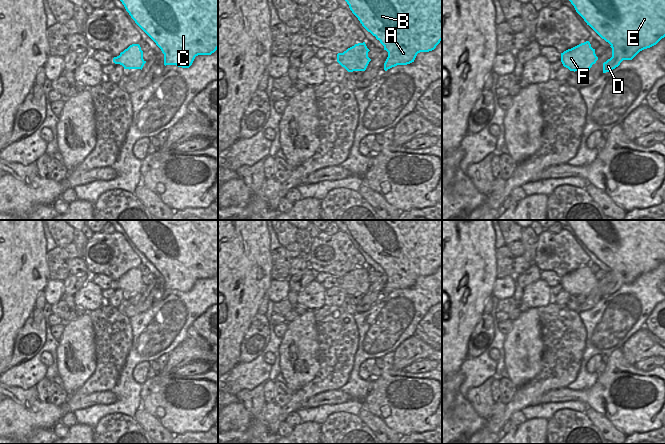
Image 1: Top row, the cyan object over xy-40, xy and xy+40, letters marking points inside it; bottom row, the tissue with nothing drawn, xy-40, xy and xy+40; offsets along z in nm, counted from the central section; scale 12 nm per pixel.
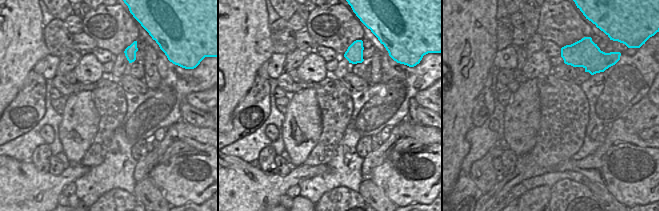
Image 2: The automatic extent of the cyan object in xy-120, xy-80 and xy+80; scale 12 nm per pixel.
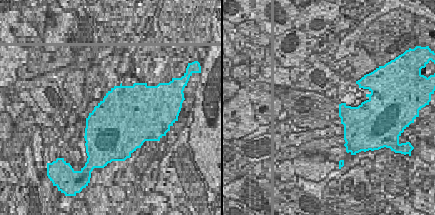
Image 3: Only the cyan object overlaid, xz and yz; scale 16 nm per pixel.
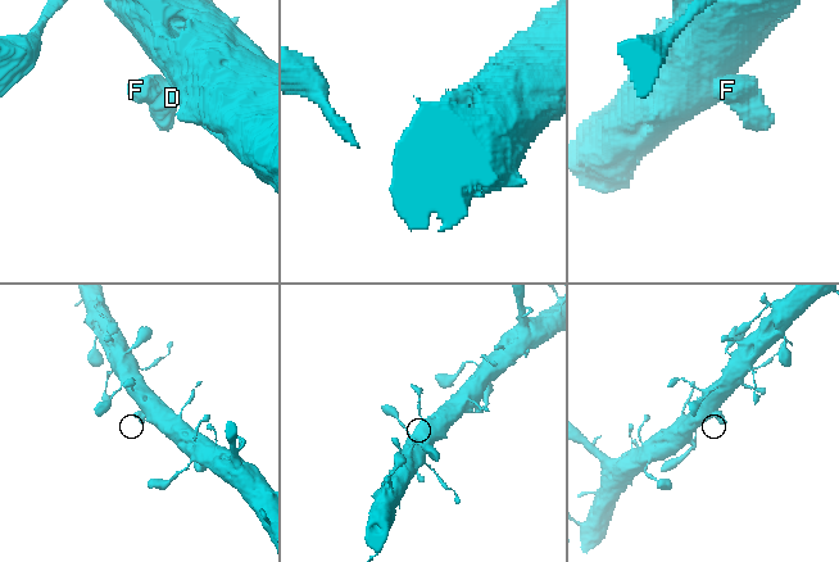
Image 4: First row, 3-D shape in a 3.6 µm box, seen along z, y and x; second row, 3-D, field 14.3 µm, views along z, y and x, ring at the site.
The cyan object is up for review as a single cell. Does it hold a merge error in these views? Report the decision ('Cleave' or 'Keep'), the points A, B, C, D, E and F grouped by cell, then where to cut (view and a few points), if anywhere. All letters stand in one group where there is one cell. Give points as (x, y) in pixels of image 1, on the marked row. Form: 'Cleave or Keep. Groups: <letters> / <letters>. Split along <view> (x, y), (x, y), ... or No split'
Keep. Groups: A B C D E F. No split.

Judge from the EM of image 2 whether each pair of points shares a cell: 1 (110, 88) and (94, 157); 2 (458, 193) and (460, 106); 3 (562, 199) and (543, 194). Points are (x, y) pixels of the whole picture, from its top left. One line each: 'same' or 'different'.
1: same
2: different
3: different

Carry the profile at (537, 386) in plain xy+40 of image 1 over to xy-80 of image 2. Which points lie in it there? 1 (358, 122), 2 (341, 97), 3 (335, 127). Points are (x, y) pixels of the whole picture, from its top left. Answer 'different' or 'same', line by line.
1: different
2: same
3: same

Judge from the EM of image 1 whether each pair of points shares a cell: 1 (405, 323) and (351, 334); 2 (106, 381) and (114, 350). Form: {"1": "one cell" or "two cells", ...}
{"1": "two cells", "2": "one cell"}

